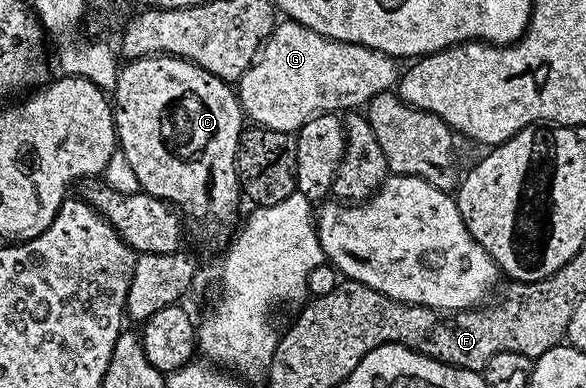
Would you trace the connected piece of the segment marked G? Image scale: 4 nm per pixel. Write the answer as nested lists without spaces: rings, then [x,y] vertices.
[[[287,18],[276,23],[249,70],[245,70],[245,74],[237,81],[239,105],[243,108],[244,117],[252,125],[295,134],[302,124],[314,116],[321,116],[324,112],[338,113],[339,108],[355,110],[366,105],[377,94],[392,91],[401,75],[401,68],[395,64],[398,63],[394,56],[387,56],[384,52],[360,44],[330,40],[328,36],[317,34]]]

